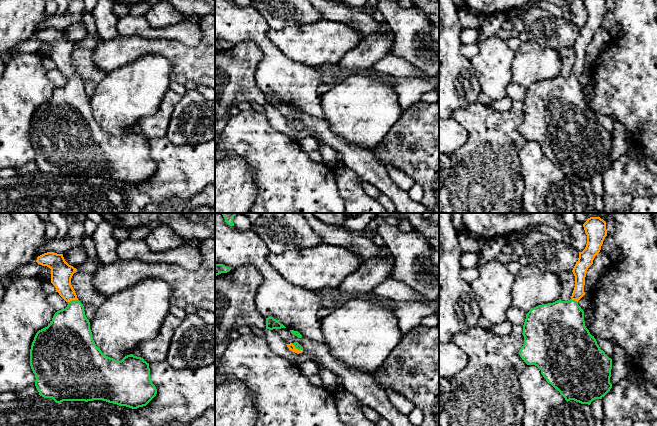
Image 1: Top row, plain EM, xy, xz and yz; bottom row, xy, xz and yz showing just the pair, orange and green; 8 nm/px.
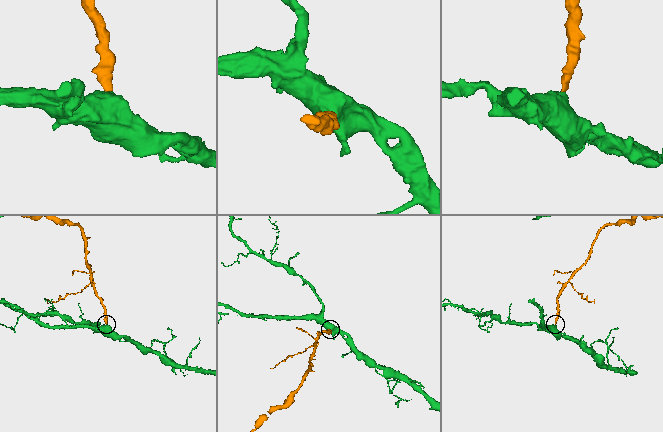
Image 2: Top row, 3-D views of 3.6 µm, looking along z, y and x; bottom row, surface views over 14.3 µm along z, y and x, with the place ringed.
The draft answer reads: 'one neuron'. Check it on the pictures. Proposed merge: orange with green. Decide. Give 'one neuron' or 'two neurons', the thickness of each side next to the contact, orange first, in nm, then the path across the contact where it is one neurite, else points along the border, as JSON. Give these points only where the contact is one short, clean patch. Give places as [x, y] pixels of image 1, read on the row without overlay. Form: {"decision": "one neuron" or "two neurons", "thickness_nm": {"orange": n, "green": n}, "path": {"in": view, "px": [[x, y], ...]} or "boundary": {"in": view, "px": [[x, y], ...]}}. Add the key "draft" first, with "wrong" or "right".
{"draft": "right", "decision": "one neuron", "thickness_nm": {"orange": 180, "green": 320}, "path": {"in": "xy", "px": [[61, 48], [63, 63], [72, 75], [72, 97], [69, 106]]}}

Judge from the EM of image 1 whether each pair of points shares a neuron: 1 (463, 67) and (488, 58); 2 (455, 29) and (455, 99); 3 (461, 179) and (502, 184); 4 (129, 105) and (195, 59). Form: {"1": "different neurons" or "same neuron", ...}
{"1": "different neurons", "2": "same neuron", "3": "same neuron", "4": "different neurons"}

